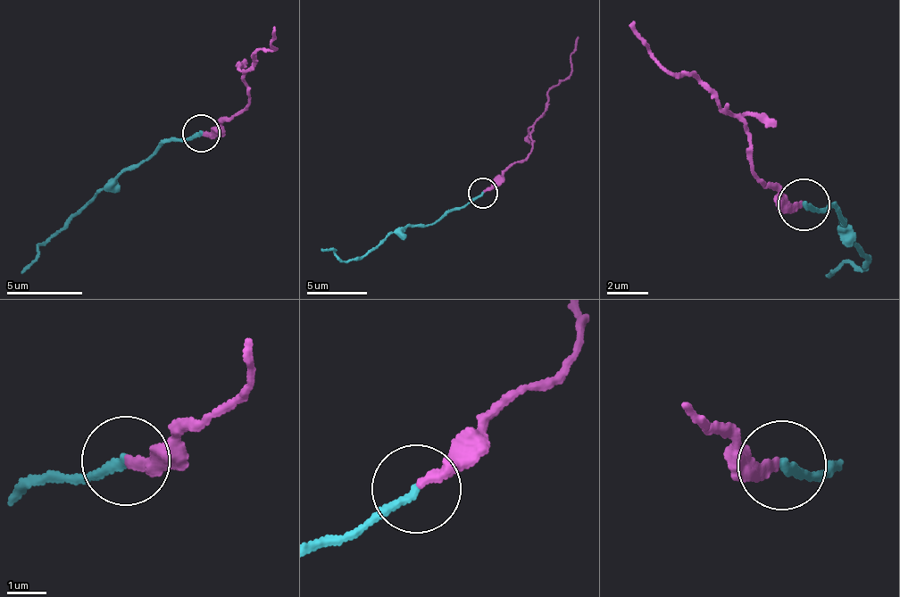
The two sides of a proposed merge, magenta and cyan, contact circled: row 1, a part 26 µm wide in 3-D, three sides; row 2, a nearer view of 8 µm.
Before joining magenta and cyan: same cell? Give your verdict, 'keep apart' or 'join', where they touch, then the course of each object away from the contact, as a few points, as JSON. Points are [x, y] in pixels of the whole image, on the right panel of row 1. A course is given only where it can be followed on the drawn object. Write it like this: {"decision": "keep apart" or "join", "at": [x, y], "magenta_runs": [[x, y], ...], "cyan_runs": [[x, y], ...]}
{"decision": "join", "at": [804, 204], "magenta_runs": [[800, 204], [754, 170], [749, 124], [705, 81], [670, 71], [633, 19]], "cyan_runs": [[805, 205], [841, 215], [847, 234], [870, 267], [826, 275]]}

